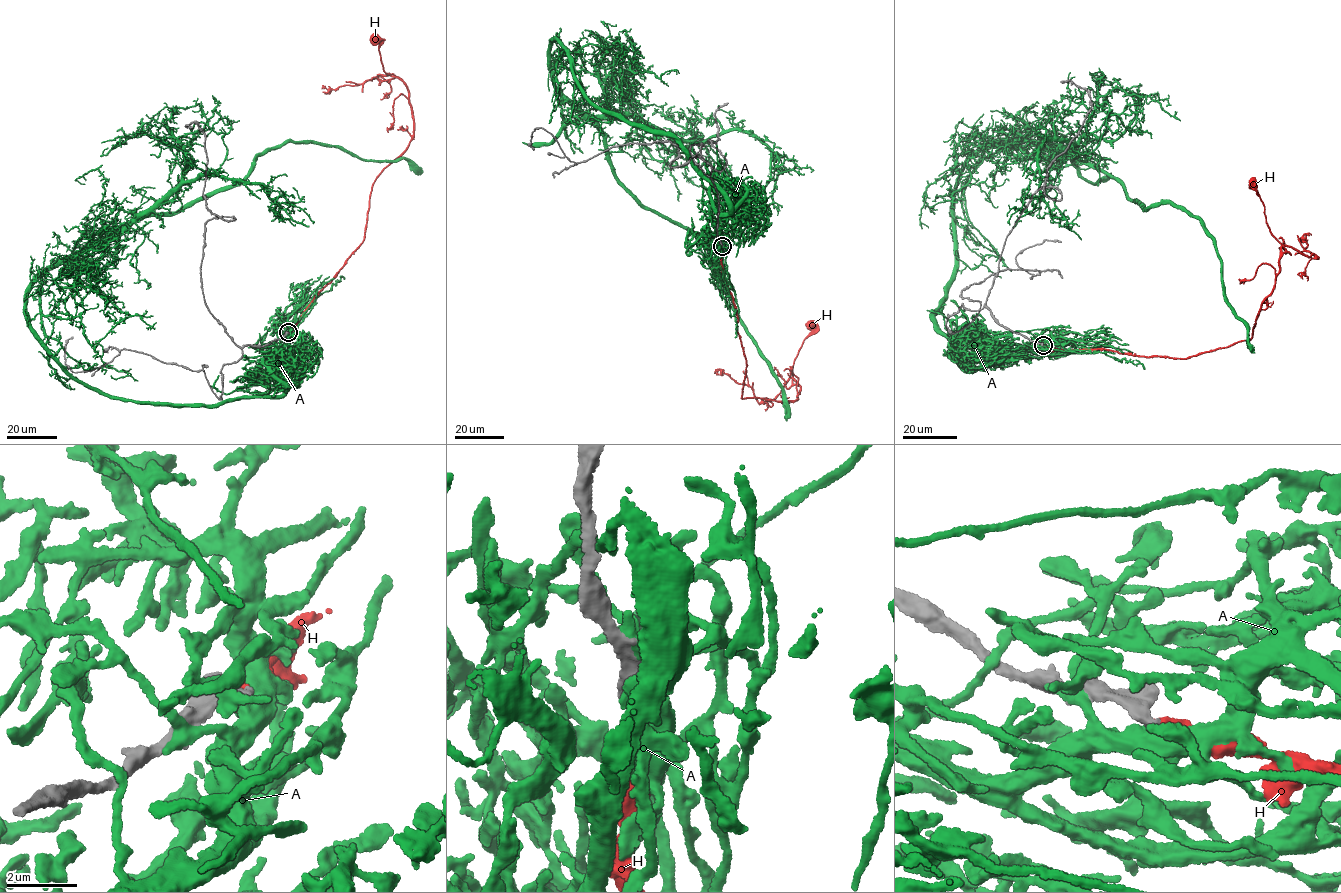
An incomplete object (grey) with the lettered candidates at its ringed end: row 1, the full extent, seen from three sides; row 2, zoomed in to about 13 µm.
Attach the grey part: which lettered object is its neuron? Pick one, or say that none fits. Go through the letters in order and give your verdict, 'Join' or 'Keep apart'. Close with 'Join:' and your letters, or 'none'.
A: Keep apart
H: Join
Join: H

